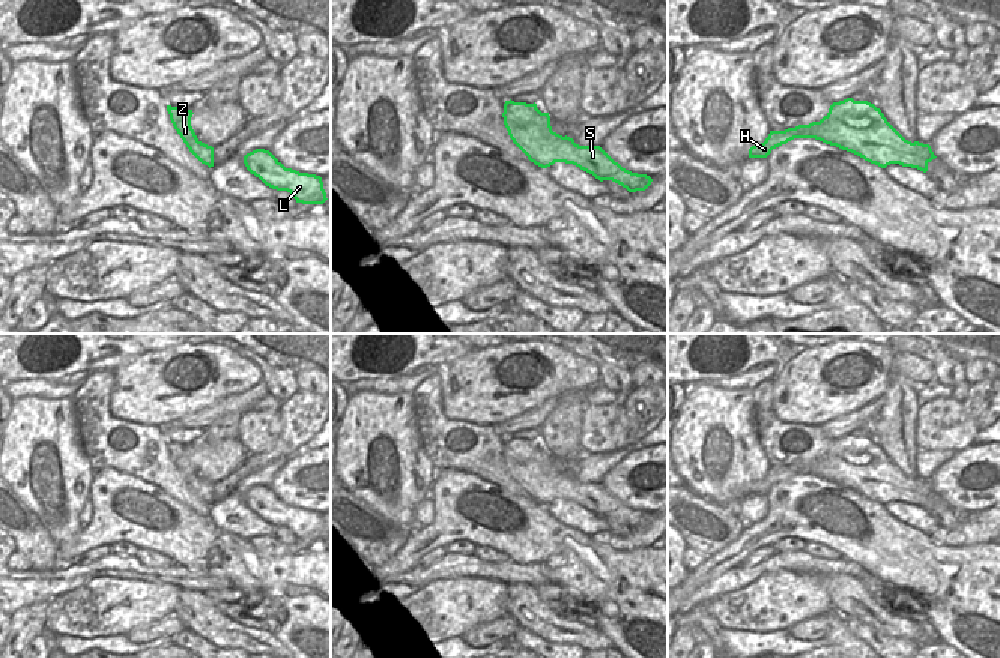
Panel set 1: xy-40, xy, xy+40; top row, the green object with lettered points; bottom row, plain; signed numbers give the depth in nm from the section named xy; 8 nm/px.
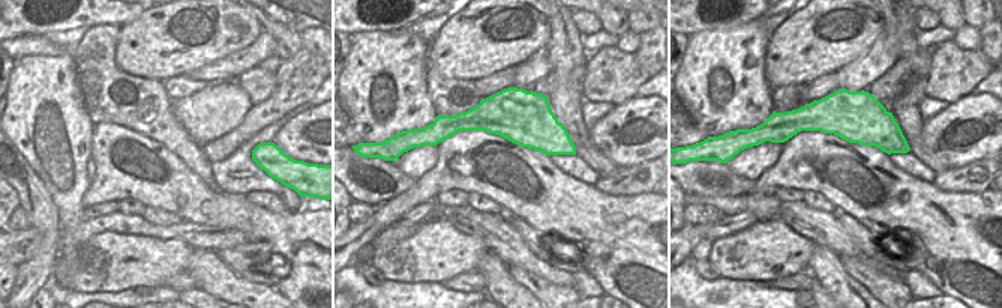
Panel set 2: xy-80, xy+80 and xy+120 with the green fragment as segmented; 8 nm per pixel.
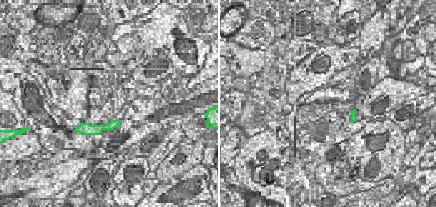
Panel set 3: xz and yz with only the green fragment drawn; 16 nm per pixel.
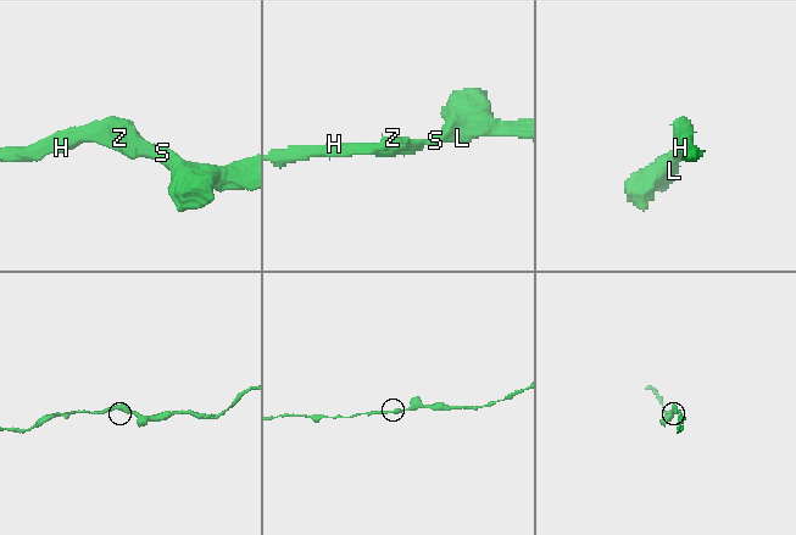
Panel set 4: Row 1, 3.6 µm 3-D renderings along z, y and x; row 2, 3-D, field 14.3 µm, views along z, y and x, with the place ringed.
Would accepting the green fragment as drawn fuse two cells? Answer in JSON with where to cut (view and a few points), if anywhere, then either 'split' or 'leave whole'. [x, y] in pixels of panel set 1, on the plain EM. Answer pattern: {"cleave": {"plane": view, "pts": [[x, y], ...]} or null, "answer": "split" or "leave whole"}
{"cleave": null, "answer": "leave whole"}

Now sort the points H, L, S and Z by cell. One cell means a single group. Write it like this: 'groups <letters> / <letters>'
groups H L S Z

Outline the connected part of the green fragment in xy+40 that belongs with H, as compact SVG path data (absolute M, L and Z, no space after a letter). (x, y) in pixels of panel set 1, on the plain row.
M853 434L833 439L820 458L770 467L764 479L749 485L749 494L767 494L794 475L820 476L881 505L899 500L926 509L928 500L937 494L929 481L905 476L874 440Z

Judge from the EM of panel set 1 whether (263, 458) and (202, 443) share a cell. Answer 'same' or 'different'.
different

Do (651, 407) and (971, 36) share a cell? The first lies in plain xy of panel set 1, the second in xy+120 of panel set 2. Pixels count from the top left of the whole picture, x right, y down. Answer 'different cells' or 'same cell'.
different cells

